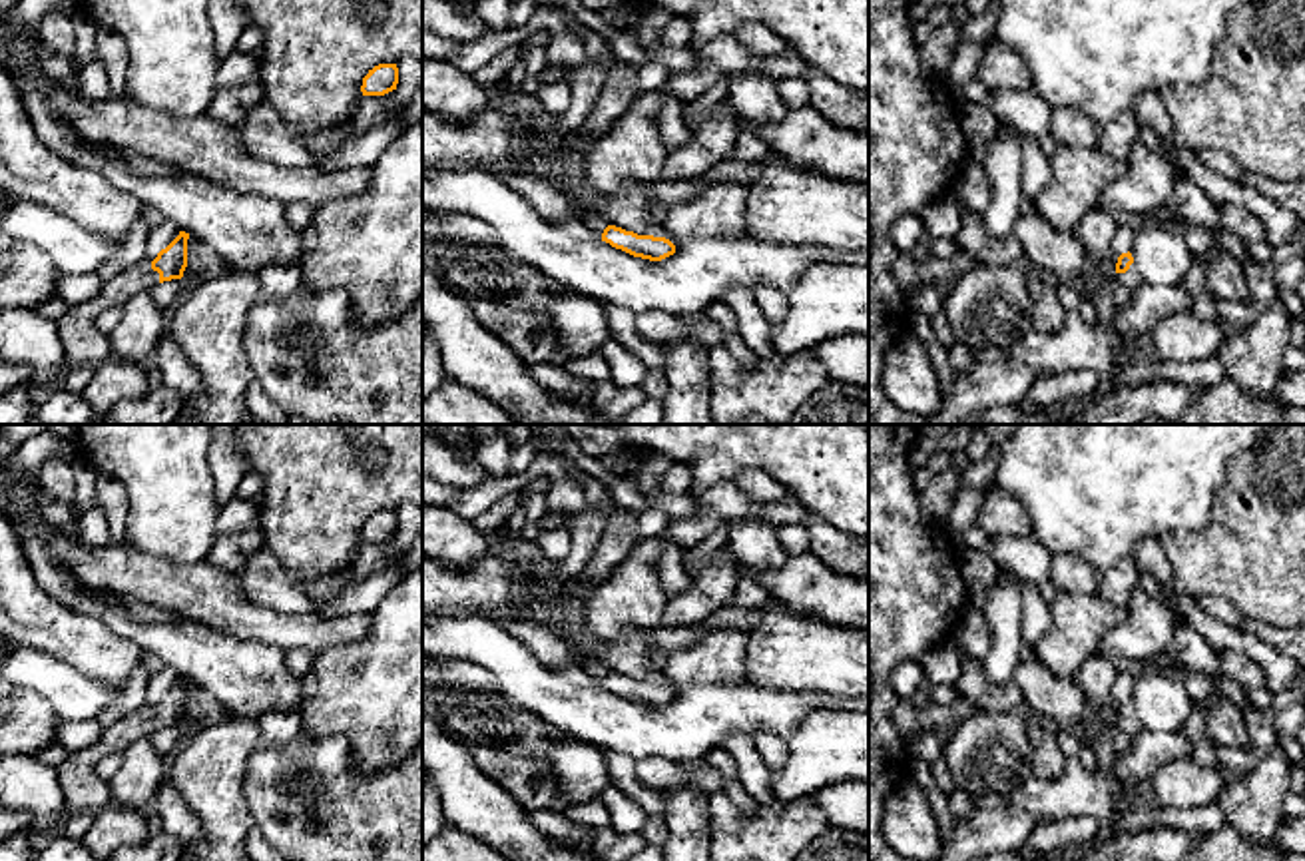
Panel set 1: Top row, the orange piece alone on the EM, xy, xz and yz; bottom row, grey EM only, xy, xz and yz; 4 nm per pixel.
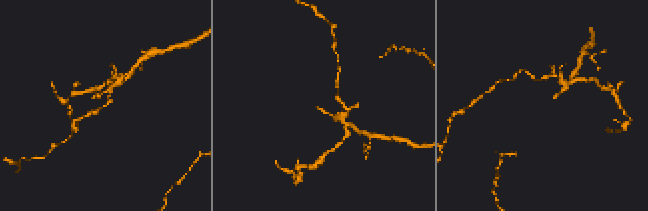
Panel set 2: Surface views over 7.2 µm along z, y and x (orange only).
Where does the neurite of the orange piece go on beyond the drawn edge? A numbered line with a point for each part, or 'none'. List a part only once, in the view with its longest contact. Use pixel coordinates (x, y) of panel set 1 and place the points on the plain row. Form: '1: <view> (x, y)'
1: xy (84, 792)

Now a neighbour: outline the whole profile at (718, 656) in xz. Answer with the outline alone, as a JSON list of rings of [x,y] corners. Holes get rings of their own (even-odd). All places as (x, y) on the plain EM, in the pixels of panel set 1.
[[[711,630],[693,644],[673,652],[659,680],[675,694],[705,684],[735,686],[747,682],[743,666],[747,634],[743,630]]]

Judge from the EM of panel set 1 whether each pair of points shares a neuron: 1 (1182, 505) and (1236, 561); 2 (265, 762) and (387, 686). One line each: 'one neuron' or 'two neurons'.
1: two neurons
2: two neurons

